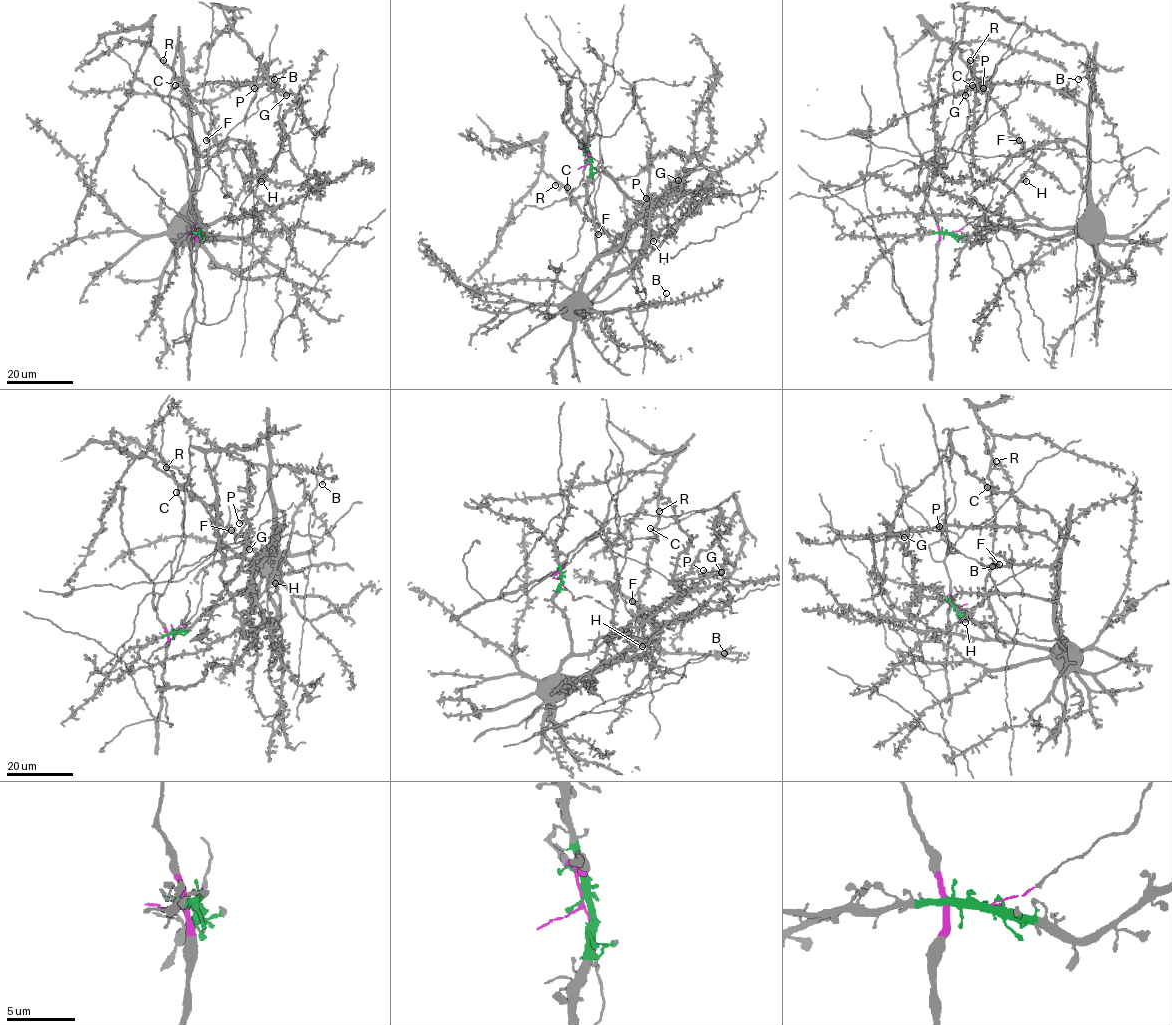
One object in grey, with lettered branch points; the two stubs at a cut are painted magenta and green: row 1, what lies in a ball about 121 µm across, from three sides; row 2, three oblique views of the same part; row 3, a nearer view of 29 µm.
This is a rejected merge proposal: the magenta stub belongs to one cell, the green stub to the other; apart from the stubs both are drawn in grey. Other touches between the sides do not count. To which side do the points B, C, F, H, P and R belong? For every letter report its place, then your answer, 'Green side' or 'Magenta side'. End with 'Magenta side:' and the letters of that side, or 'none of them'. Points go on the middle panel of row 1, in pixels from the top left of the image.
B: Place: (666, 293). Green side
C: Place: (567, 187). Magenta side
F: Place: (598, 234). Magenta side
H: Place: (653, 241). Green side
P: Place: (646, 198). Green side
R: Place: (555, 185). Magenta side
Magenta side: C, F, R

